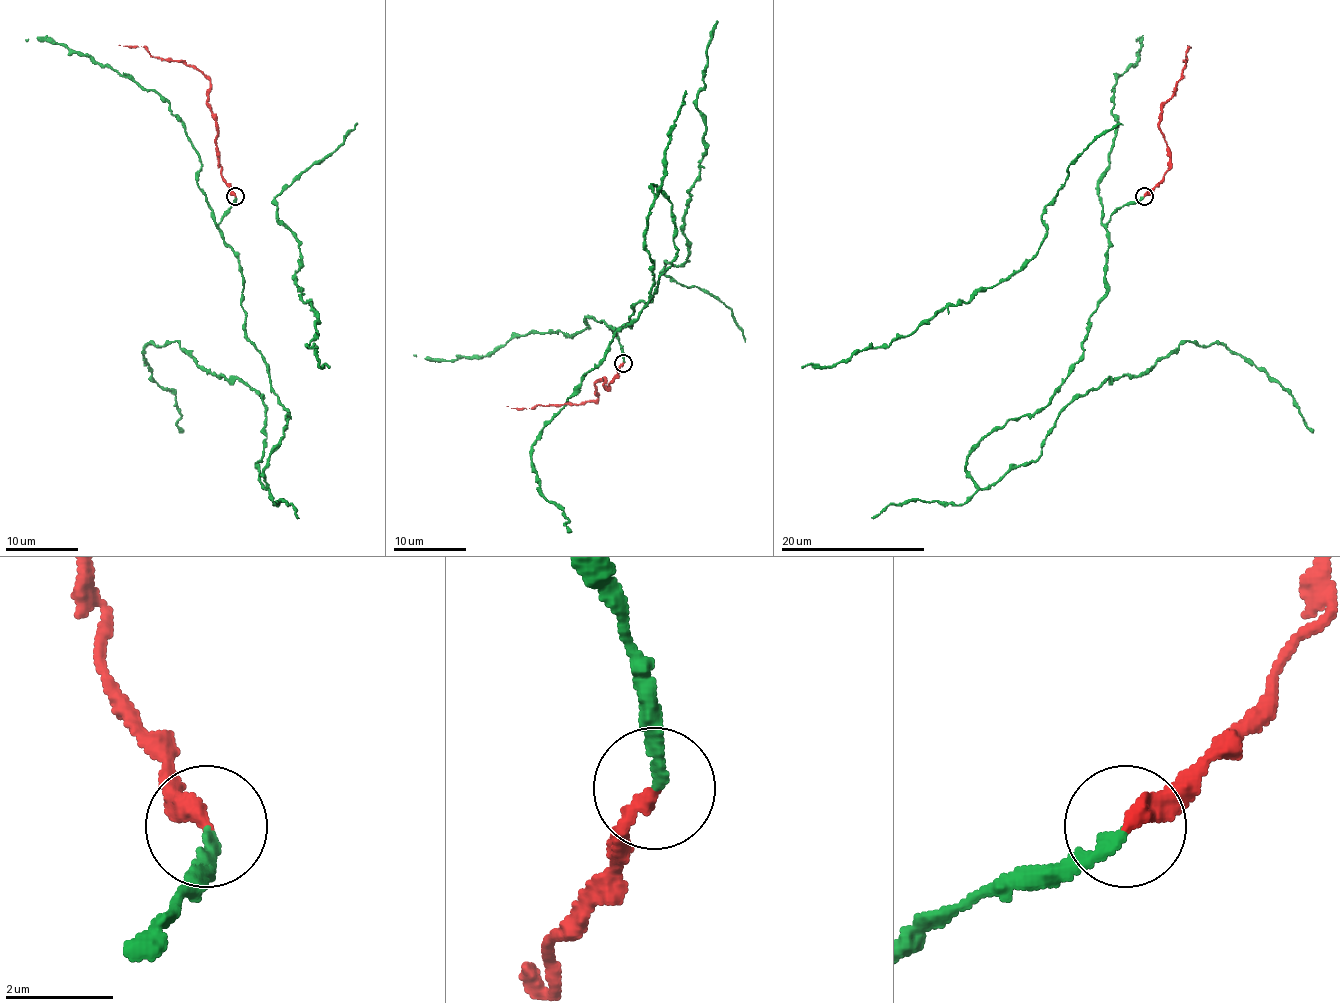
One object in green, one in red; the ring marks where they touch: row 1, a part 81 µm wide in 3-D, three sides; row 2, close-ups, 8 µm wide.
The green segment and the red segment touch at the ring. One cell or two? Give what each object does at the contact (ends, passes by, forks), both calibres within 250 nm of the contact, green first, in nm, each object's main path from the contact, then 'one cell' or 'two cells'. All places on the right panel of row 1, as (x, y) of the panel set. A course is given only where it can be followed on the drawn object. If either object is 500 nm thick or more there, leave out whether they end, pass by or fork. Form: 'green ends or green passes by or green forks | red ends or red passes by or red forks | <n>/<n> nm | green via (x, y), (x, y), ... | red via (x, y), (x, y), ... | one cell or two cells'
green ends | red ends | 170/300 nm | green via (1144, 196), (1106, 225), (1081, 359), (971, 480), (1197, 341), (1312, 433) | red via (1144, 196), (1169, 167), (1169, 147), (1159, 126), (1159, 115), (1186, 66), (1188, 44) | one cell

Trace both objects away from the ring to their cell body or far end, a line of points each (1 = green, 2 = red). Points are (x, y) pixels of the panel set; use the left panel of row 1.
1: (234, 196), (218, 225), (245, 335), (289, 413), (265, 489), (263, 400), (178, 344), (148, 344), (182, 433)
2: (234, 196), (218, 167), (215, 115), (207, 102), (209, 81), (191, 66), (160, 61), (142, 46), (119, 44)

